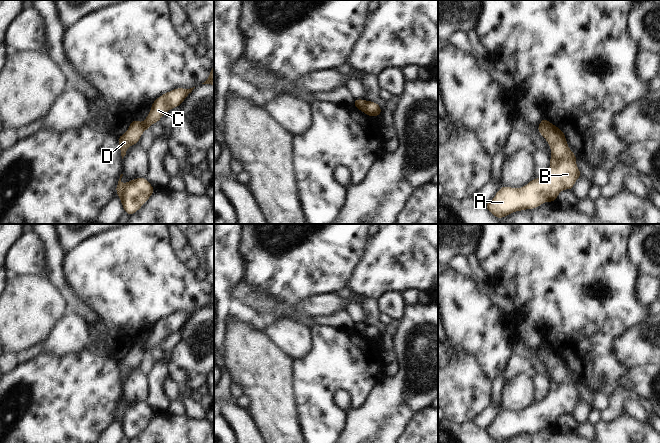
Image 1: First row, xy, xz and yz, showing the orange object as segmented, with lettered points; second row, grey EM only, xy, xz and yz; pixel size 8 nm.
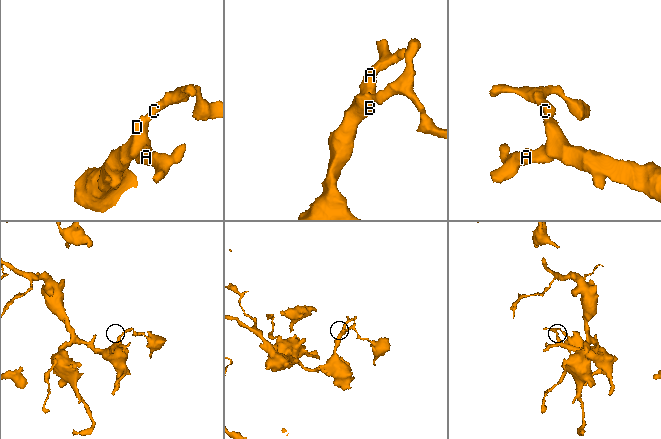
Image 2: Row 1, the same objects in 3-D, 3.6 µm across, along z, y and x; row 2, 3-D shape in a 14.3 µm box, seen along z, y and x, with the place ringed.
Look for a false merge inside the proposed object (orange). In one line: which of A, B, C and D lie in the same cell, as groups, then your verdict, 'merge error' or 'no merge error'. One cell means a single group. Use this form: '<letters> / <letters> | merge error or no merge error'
A B D / C | merge error

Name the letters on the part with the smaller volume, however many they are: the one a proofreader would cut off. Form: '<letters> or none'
C

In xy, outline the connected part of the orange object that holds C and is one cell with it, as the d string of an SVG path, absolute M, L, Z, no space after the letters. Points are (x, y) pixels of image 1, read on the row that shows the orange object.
M195 87L190 89L176 88L159 96L152 103L148 116L142 122L144 129L150 130L152 123L158 123L160 118L164 116L169 110L180 106L194 88Z

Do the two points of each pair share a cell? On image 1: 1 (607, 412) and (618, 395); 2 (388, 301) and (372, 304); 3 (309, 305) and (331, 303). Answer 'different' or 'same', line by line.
1: same
2: different
3: same

